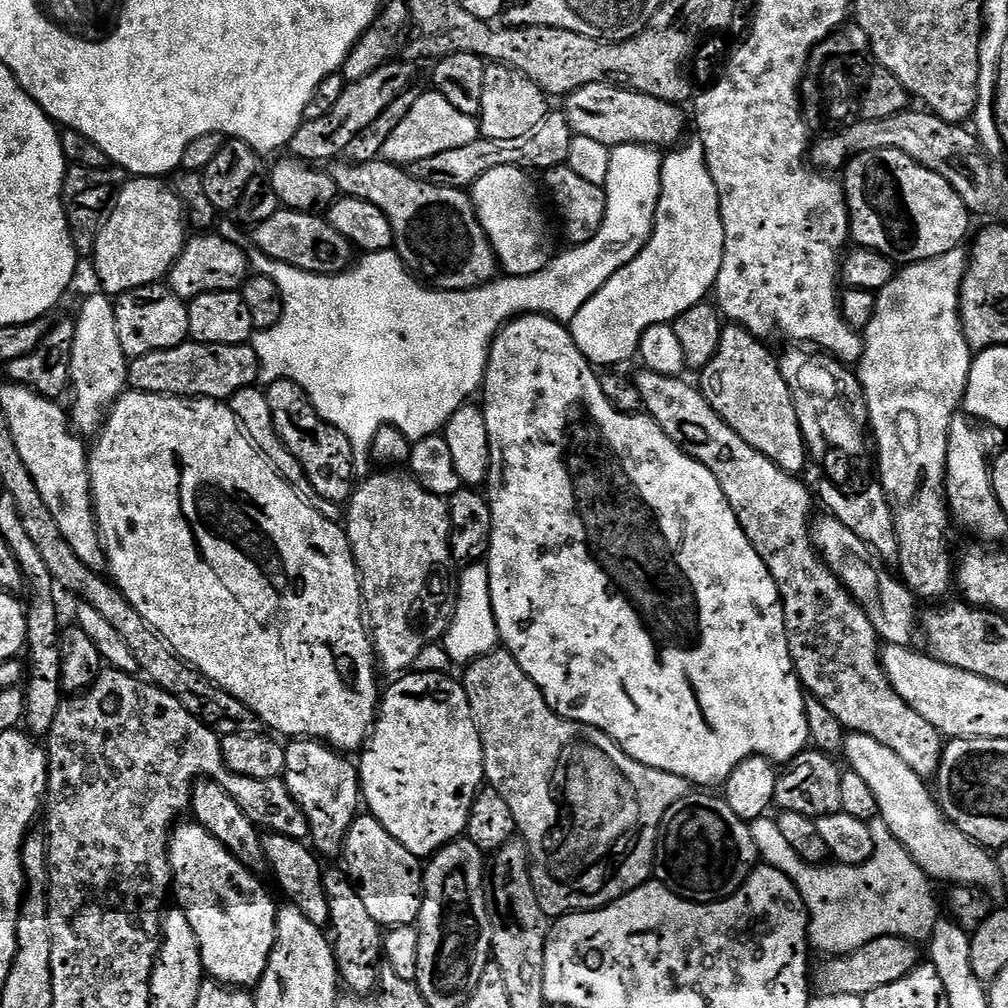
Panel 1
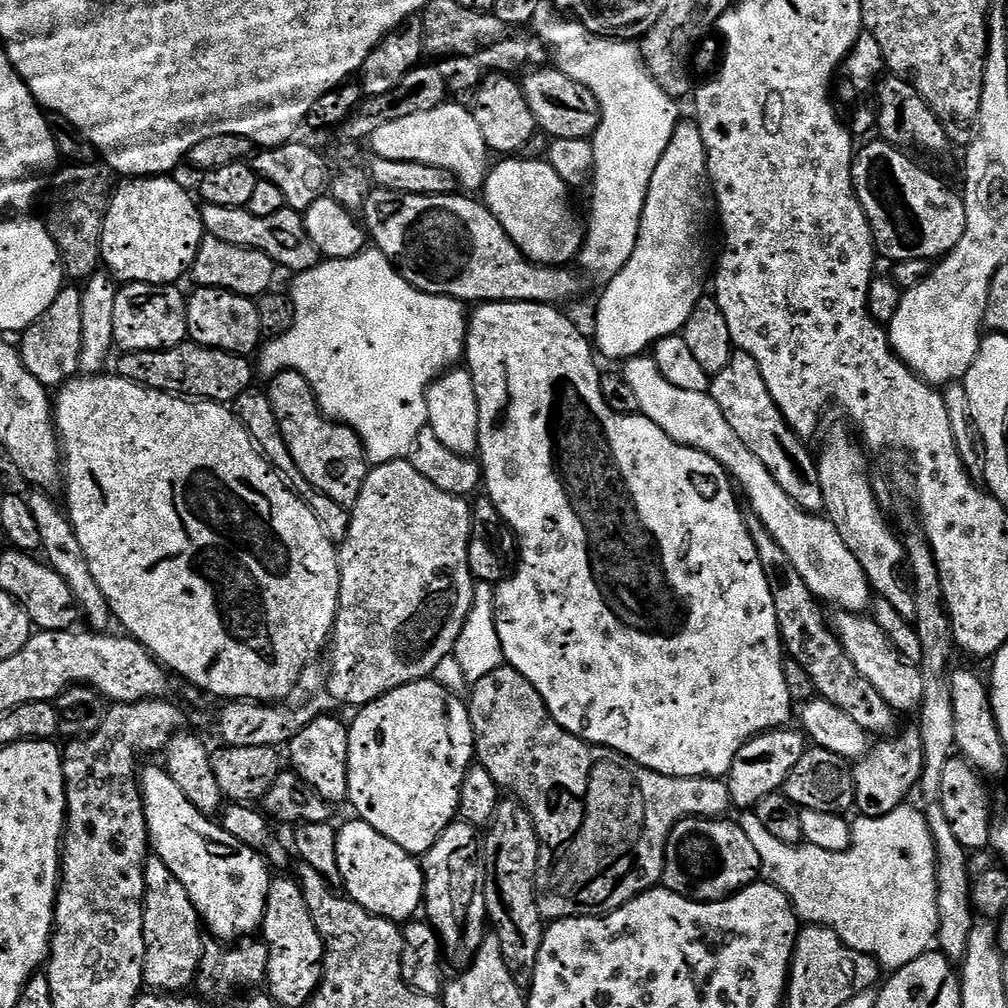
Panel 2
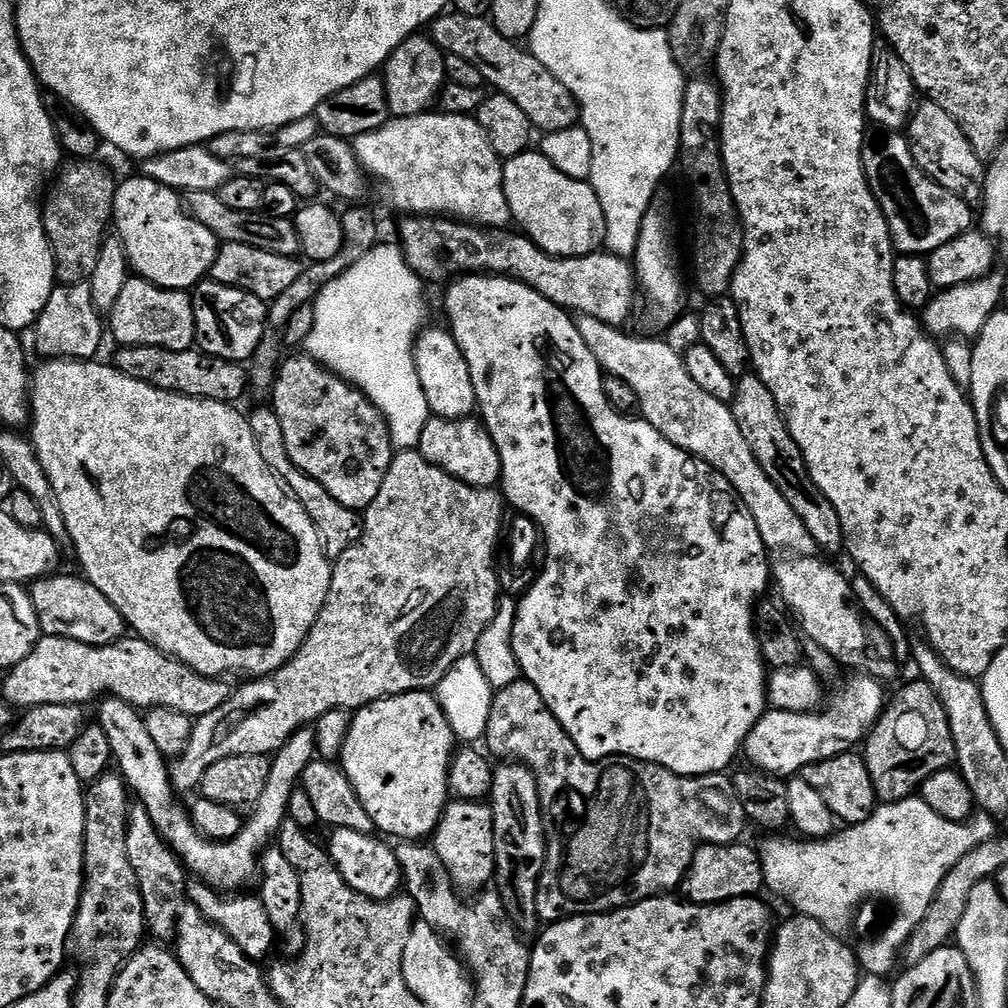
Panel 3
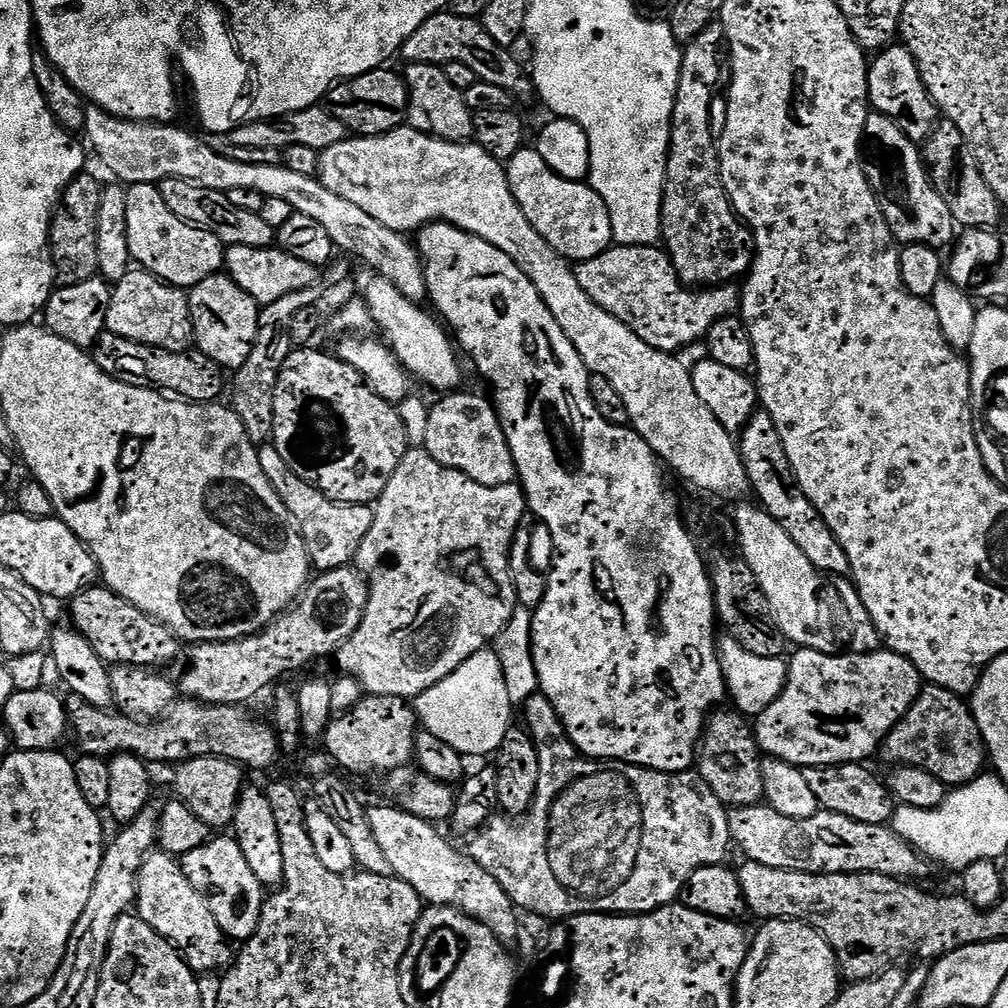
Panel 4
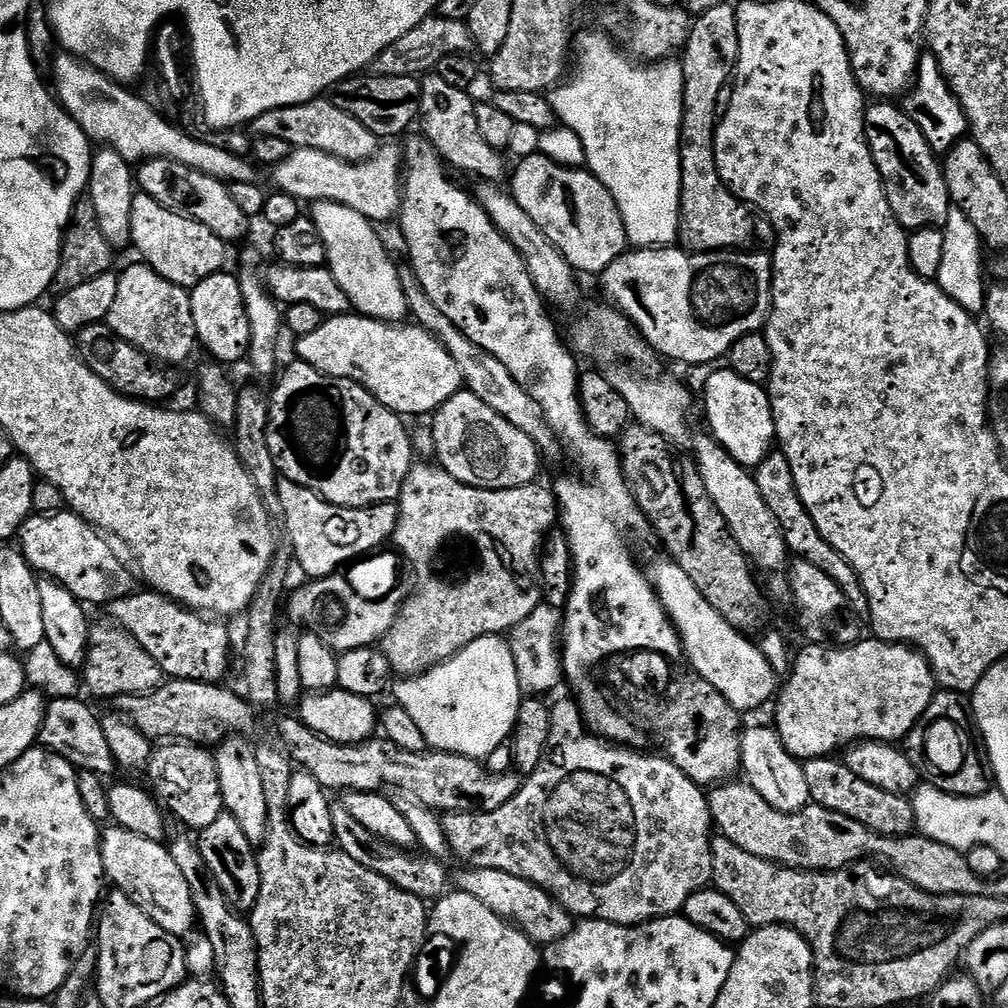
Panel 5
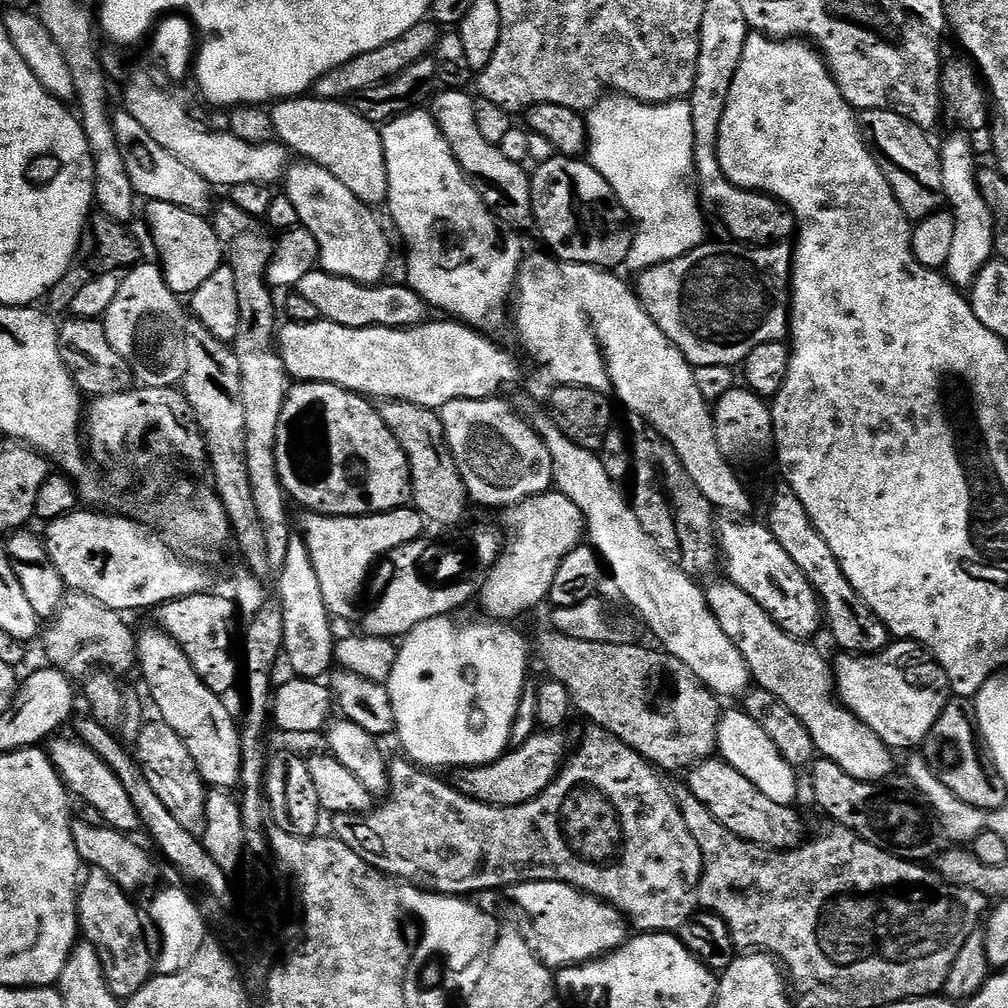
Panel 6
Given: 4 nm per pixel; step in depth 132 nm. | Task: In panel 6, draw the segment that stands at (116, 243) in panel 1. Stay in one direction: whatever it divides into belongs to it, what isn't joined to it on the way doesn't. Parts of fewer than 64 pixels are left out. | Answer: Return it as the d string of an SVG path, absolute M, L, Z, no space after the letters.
M149 200L146 207L148 207L148 228L152 231L152 244L160 255L158 257L160 270L176 296L191 297L192 292L198 290L198 286L202 286L202 282L206 282L206 278L210 278L210 274L214 274L214 270L218 270L225 263L224 248L218 242L216 231L201 213L182 210L182 206L170 206L170 202Z

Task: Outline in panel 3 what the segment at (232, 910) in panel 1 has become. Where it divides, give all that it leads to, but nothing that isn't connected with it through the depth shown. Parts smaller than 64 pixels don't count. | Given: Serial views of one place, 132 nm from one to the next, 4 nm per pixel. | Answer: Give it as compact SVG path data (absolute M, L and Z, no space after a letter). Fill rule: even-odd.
M108 698L100 708L99 727L104 729L106 738L110 738L110 750L113 761L118 762L119 771L131 791L140 795L139 803L148 809L154 817L154 823L160 829L167 845L189 869L192 868L202 880L218 890L236 890L252 875L258 872L258 853L269 843L268 840L279 833L288 816L288 800L297 789L304 775L304 768L311 760L317 759L316 733L311 727L302 726L282 745L279 752L271 757L272 773L266 790L262 790L259 800L254 805L256 813L252 821L245 823L232 840L223 842L209 840L201 836L192 823L189 813L172 805L174 789L170 775L170 764L154 746L150 730L144 725L144 716L125 700ZM105 703L105 704L104 704ZM133 788L133 789L132 789ZM268 840L268 841L267 841ZM192 867L192 868L191 868Z

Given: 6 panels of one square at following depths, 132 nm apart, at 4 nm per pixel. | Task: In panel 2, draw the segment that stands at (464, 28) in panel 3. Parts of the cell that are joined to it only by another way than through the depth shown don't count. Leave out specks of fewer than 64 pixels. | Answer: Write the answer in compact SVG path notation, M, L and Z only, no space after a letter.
M541 66L529 71L523 77L522 89L539 131L545 137L552 140L587 140L600 125L600 107L591 90L576 80L571 80L565 72L555 66Z

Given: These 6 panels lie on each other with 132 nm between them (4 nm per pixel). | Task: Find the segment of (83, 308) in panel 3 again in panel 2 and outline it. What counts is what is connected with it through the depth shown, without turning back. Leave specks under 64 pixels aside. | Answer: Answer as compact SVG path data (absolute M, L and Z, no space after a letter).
M65 286L60 289L58 298L38 319L25 328L18 340L18 351L24 368L38 378L45 388L59 389L80 372L80 355L82 354L82 298L81 289Z

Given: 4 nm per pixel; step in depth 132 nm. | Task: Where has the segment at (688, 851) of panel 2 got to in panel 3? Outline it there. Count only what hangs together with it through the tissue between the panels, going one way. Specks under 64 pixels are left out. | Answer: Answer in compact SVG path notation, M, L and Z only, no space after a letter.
M744 842L735 844L706 844L697 848L688 873L684 875L682 896L689 904L725 904L728 900L740 900L743 896L755 897L761 887L765 887L764 866L760 862L757 849L747 848Z

